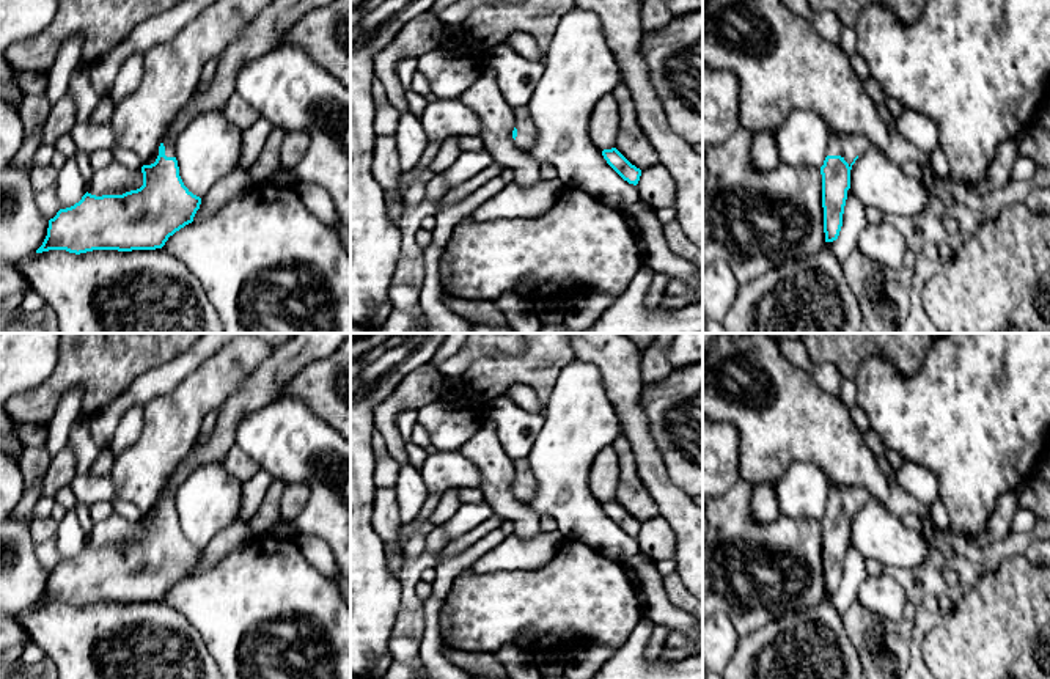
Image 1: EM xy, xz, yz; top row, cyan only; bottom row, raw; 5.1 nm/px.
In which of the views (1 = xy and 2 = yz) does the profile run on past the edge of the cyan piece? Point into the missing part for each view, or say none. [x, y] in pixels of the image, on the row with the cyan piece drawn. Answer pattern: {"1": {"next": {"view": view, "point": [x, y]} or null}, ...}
{"1": {"next": {"view": "xy", "point": [264, 33]}}, "2": {"next": {"view": "yz", "point": [849, 146]}}}

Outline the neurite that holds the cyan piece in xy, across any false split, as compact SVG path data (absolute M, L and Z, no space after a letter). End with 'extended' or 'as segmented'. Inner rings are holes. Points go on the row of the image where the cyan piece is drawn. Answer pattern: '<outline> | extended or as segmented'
M272 0L259 16L217 58L218 69L204 91L196 91L182 107L159 146L154 163L143 165L143 185L123 195L85 193L79 203L60 209L49 220L47 236L36 253L66 250L156 250L170 236L193 222L201 198L179 176L178 135L204 112L222 113L236 93L236 75L242 64L270 53L283 35L308 11L333 0Z | extended

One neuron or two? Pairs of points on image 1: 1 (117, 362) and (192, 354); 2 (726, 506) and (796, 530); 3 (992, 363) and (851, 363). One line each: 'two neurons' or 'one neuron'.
1: two neurons
2: one neuron
3: two neurons

